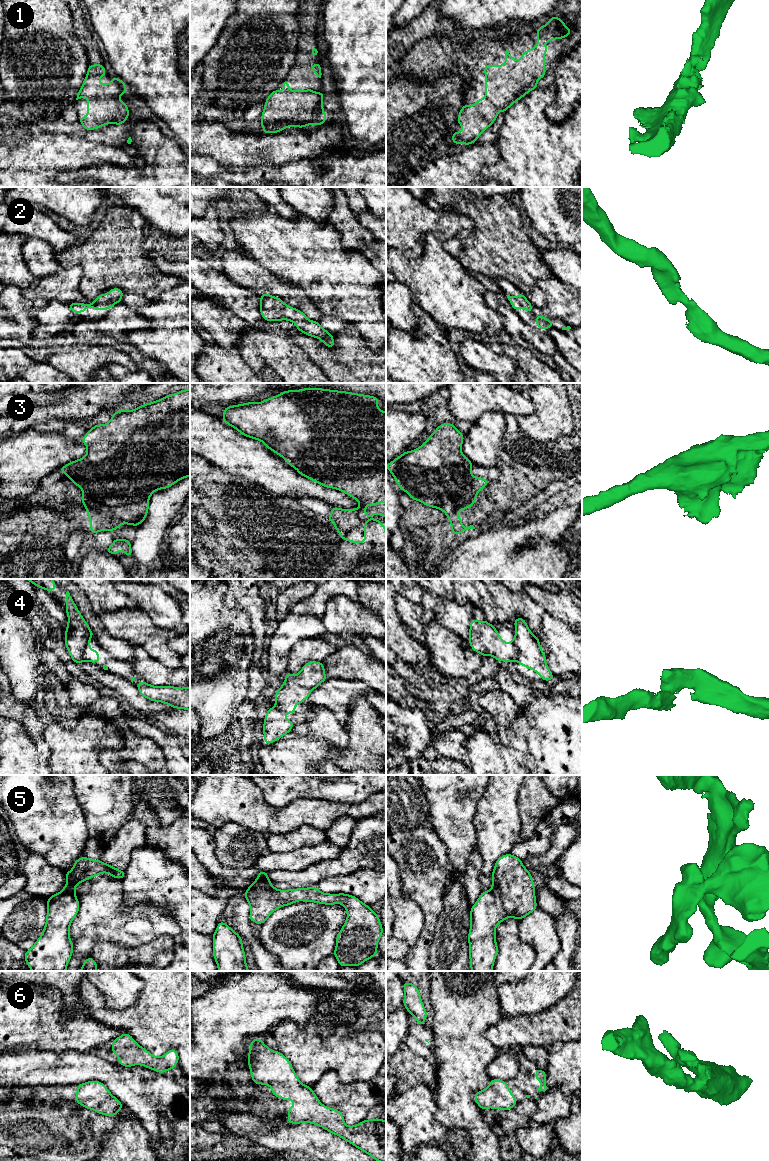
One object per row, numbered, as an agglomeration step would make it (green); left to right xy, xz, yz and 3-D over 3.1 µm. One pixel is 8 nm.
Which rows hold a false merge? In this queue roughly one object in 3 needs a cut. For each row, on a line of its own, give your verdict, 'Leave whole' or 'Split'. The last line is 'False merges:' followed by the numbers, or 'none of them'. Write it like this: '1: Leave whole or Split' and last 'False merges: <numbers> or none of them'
1: Leave whole
2: Leave whole
3: Leave whole
4: Split
5: Split
6: Leave whole
False merges: 4, 5

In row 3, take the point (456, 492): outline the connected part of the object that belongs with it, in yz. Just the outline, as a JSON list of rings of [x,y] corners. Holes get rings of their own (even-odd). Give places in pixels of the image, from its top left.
[[[442,423],[420,447],[405,451],[386,465],[399,489],[405,491],[411,500],[420,501],[446,514],[454,535],[467,529],[477,530],[473,525],[463,527],[462,518],[457,513],[476,503],[477,494],[491,482],[472,475],[473,463],[462,454],[463,440],[464,434],[460,433],[455,425]]]

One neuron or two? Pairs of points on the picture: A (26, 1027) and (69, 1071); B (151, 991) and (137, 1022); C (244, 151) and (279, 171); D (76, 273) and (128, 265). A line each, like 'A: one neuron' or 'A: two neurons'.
A: two neurons
B: one neuron
C: two neurons
D: two neurons

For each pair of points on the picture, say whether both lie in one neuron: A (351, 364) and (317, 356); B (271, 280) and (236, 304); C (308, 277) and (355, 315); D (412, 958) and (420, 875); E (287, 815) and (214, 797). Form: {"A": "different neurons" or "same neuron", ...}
{"A": "same neuron", "B": "different neurons", "C": "same neuron", "D": "same neuron", "E": "same neuron"}

